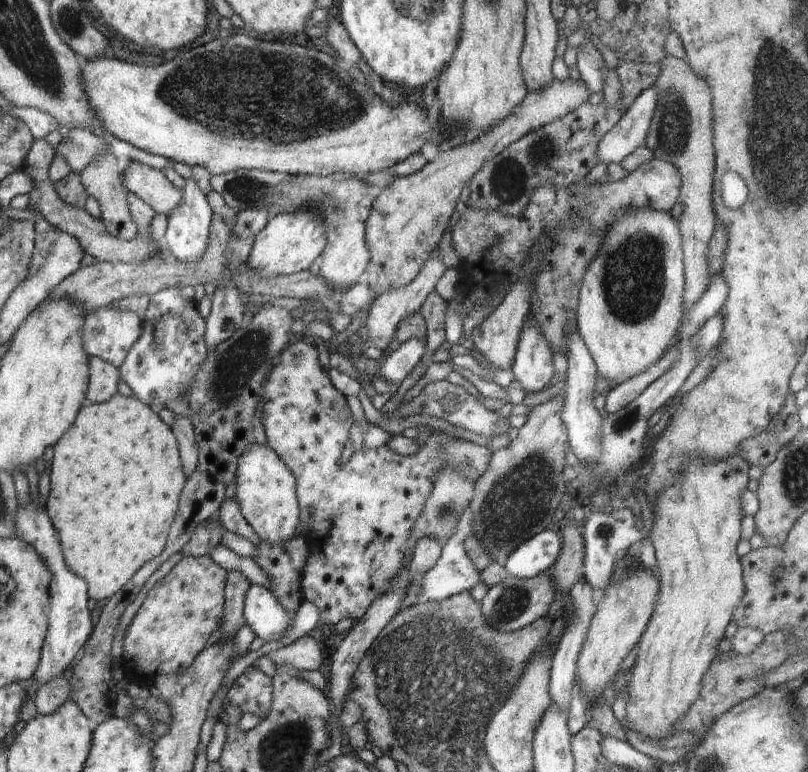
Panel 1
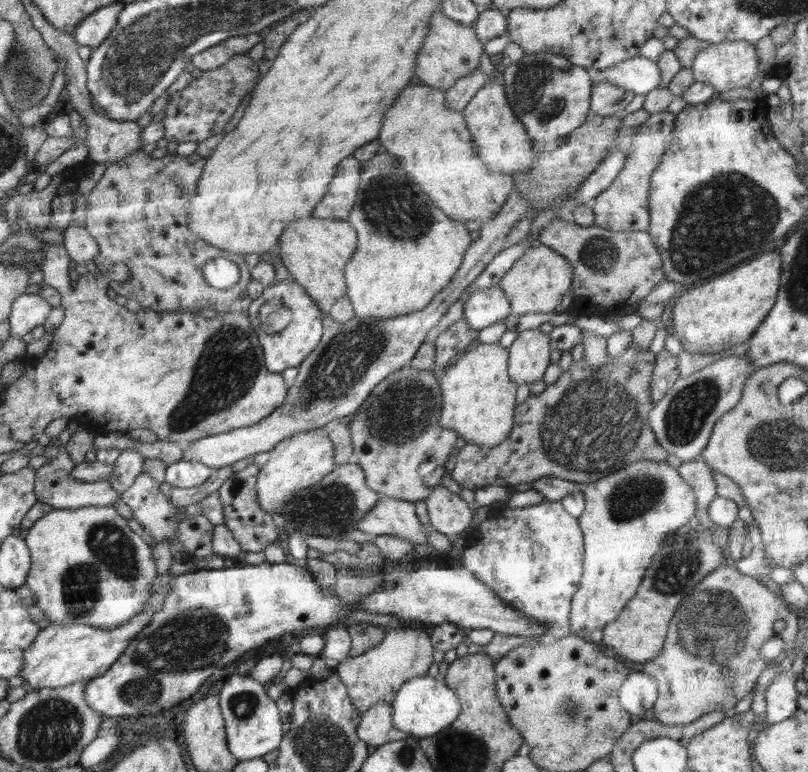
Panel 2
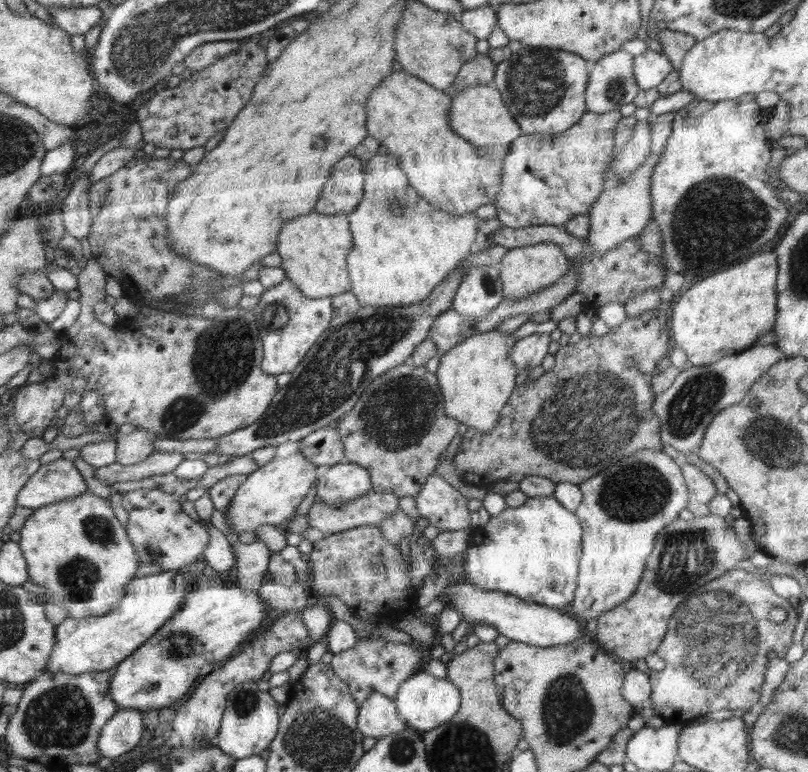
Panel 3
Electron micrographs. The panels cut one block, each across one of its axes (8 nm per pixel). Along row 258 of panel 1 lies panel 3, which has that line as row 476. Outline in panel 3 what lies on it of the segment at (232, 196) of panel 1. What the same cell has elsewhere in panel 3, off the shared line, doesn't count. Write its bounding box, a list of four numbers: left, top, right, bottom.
[315,462,371,505]

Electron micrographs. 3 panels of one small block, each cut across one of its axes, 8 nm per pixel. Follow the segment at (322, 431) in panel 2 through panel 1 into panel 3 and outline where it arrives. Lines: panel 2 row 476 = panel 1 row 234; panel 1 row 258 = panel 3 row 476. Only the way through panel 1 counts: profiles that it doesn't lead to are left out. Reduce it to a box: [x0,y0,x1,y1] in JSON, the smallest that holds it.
[227,452,318,534]

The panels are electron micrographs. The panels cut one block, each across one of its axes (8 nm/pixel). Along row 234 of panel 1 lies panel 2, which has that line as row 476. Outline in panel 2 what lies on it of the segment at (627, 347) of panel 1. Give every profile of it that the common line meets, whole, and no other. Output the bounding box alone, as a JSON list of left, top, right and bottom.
[569,460,696,638]

